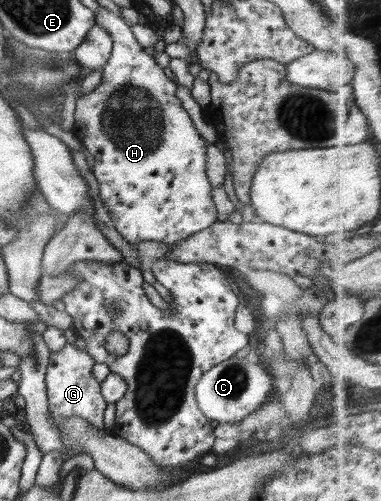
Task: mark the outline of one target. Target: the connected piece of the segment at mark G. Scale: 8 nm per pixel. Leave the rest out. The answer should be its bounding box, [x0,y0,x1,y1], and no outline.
[46,344,106,430]

